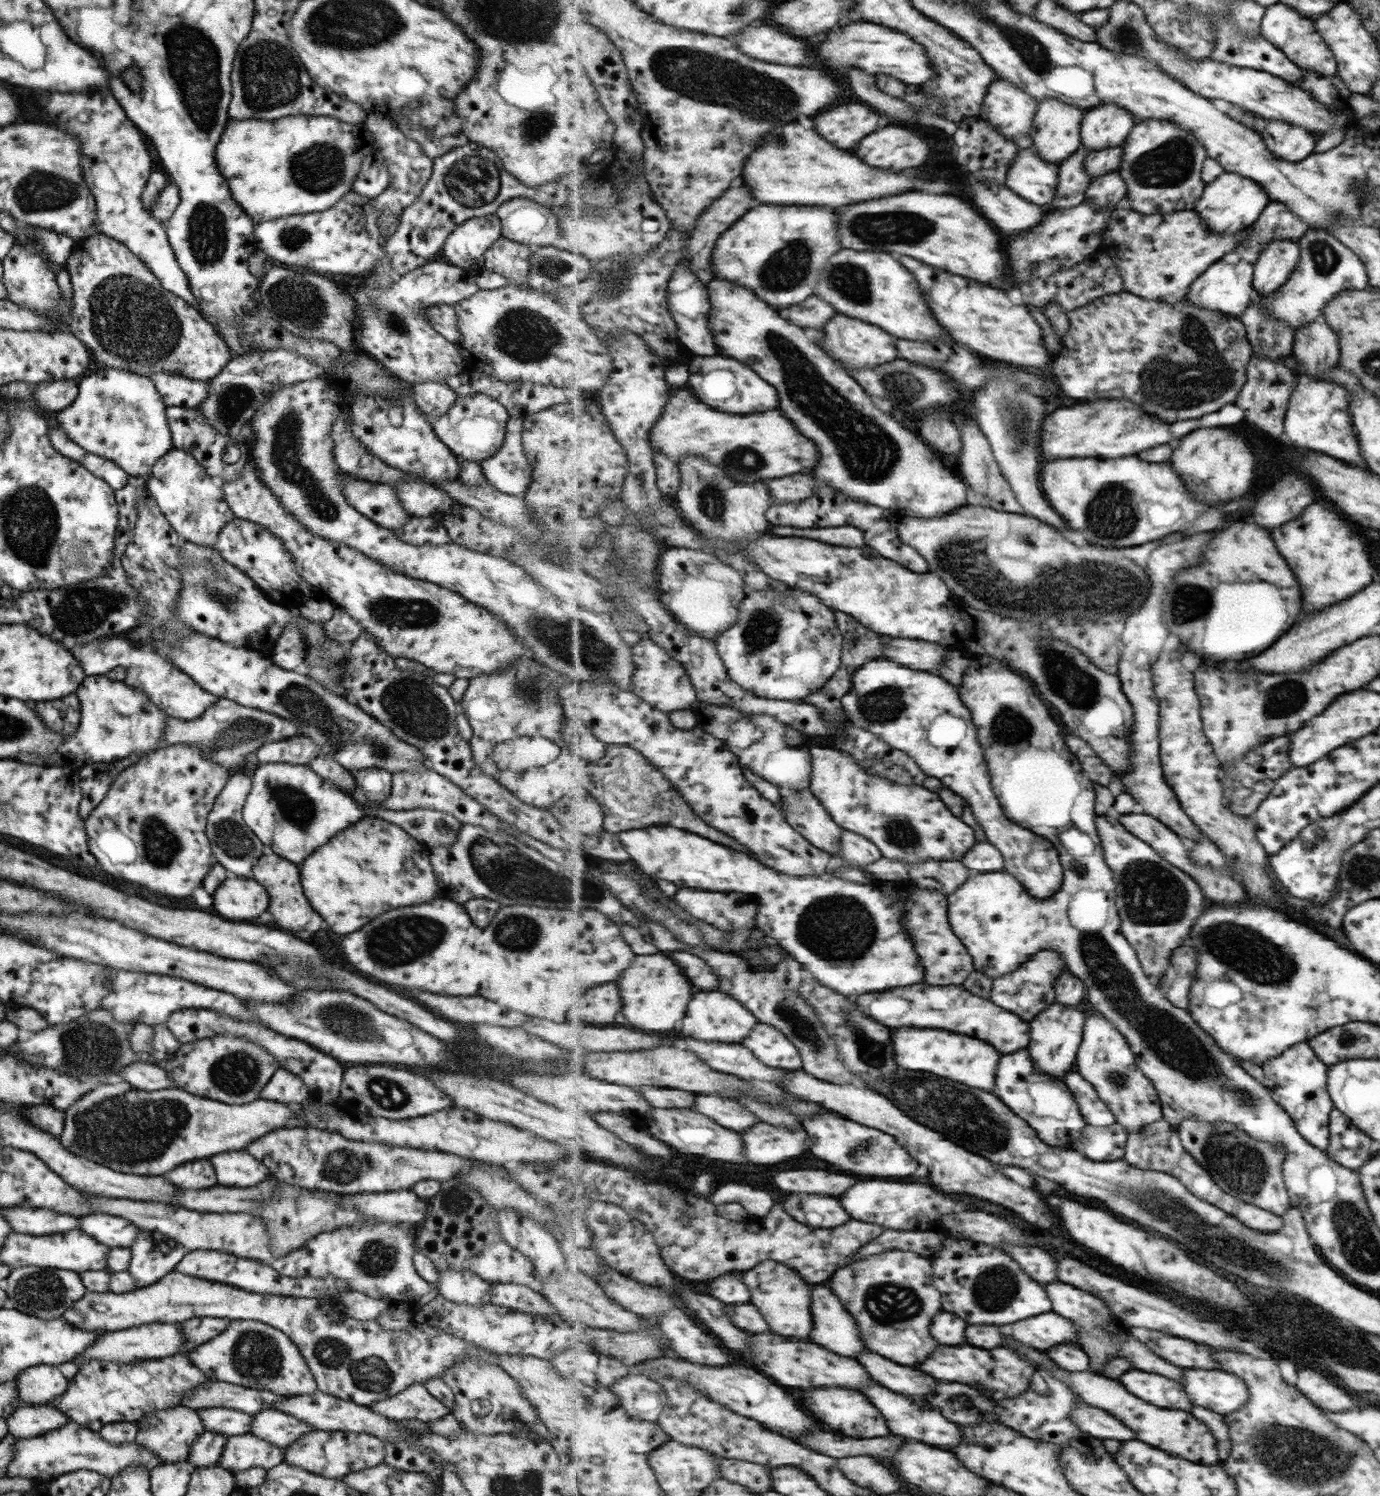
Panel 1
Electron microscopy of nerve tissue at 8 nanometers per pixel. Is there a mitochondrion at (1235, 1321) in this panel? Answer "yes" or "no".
no

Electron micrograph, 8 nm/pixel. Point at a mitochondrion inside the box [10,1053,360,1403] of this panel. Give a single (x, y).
(120, 1128)

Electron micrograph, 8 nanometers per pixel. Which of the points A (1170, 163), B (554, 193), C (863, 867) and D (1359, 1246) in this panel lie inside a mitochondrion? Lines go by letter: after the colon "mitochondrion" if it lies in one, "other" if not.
A: mitochondrion
B: other
C: other
D: mitochondrion

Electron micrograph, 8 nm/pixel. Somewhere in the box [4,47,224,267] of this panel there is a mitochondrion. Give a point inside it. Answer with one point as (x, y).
(38, 191)

